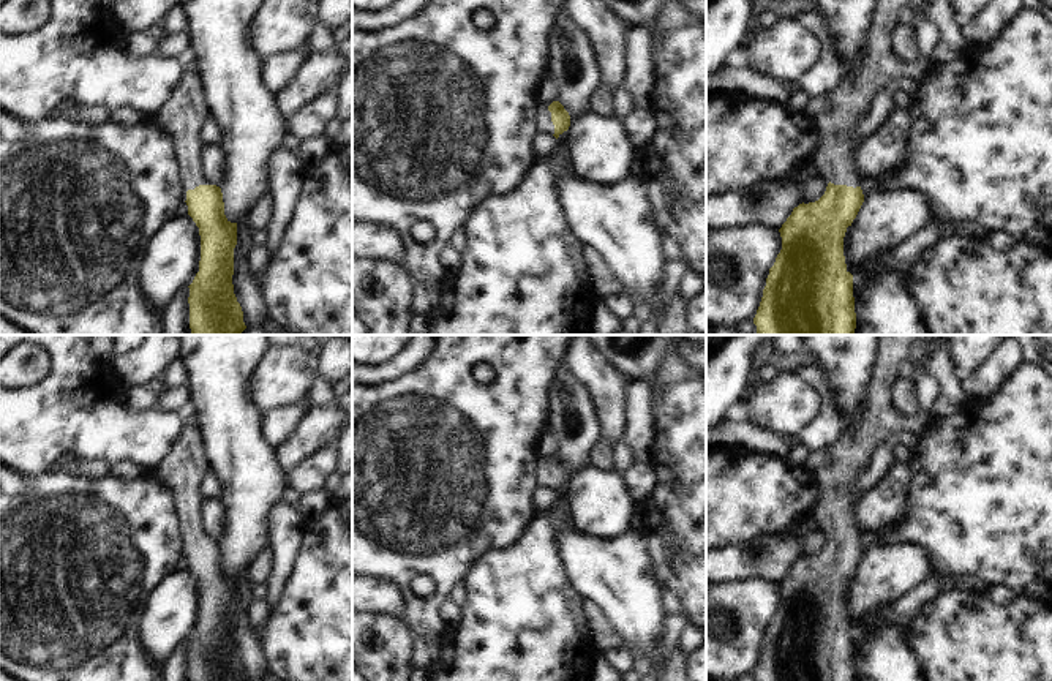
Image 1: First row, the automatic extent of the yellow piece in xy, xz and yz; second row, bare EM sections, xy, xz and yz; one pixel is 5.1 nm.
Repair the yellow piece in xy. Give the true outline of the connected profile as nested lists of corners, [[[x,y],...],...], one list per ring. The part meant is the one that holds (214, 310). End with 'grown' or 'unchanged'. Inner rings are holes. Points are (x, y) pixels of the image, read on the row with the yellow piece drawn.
[[[199,73],[185,74],[171,101],[158,114],[158,122],[177,139],[177,150],[183,166],[186,183],[188,215],[199,228],[201,261],[190,288],[190,329],[191,335],[242,335],[246,329],[243,311],[234,294],[234,248],[237,245],[237,223],[231,223],[224,215],[221,188],[205,174],[201,130],[213,117],[212,106],[205,92],[205,82]]]; grown

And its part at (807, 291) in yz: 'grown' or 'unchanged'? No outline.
grown

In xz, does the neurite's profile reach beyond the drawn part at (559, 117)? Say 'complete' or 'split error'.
split error

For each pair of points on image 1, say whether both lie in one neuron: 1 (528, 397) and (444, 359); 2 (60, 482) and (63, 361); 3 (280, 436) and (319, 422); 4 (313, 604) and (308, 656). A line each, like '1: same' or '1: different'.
1: same
2: different
3: different
4: same

